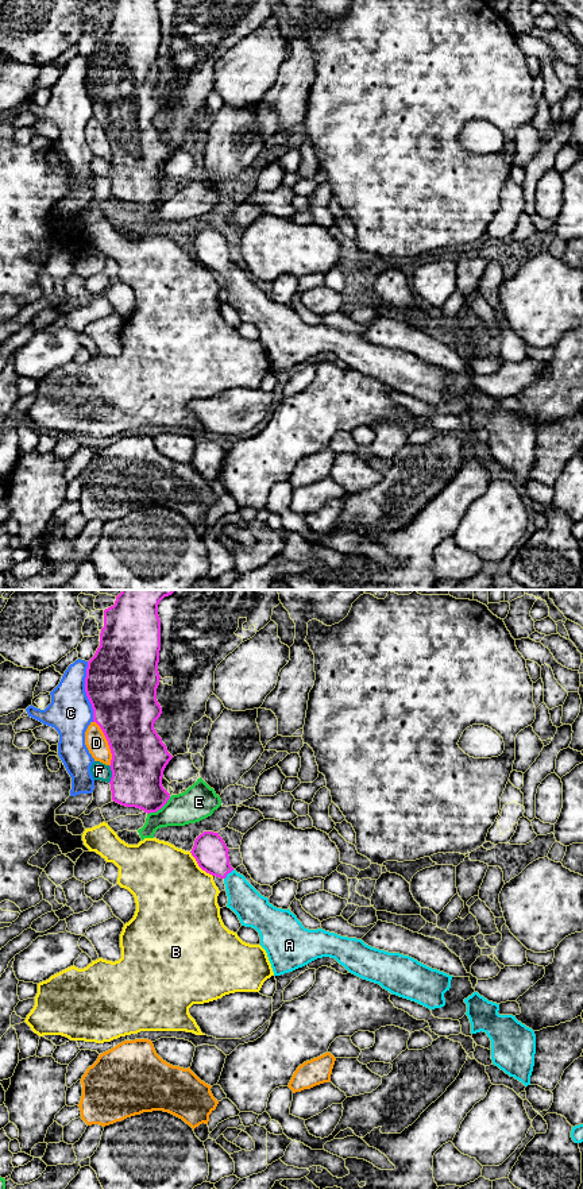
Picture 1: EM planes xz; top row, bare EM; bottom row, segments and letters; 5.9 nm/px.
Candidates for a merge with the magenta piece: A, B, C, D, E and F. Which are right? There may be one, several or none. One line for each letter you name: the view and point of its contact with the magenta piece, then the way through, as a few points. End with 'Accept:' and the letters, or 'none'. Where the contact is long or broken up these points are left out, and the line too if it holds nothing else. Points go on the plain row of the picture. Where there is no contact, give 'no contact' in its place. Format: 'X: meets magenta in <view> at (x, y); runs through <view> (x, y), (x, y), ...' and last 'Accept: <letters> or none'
A: meets magenta in xz at (228, 267); runs through xz (209, 246), (228, 267), (244, 296)
Accept: A

